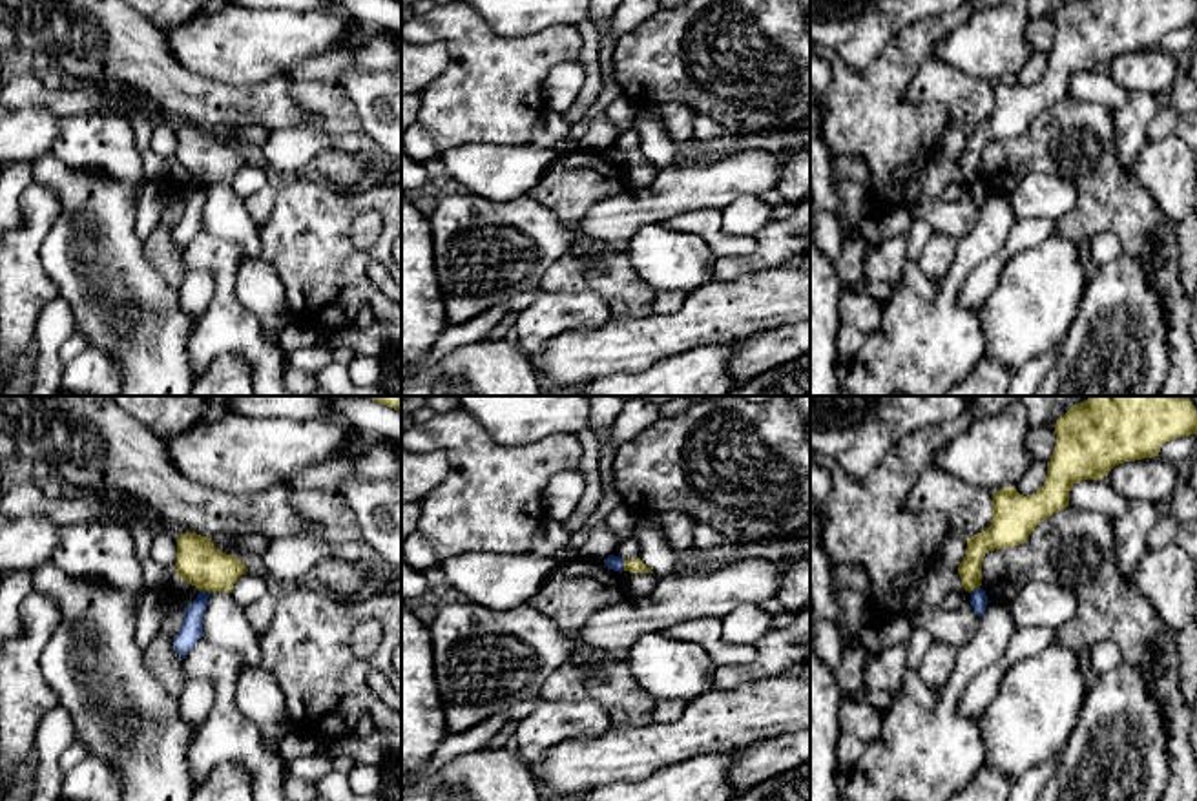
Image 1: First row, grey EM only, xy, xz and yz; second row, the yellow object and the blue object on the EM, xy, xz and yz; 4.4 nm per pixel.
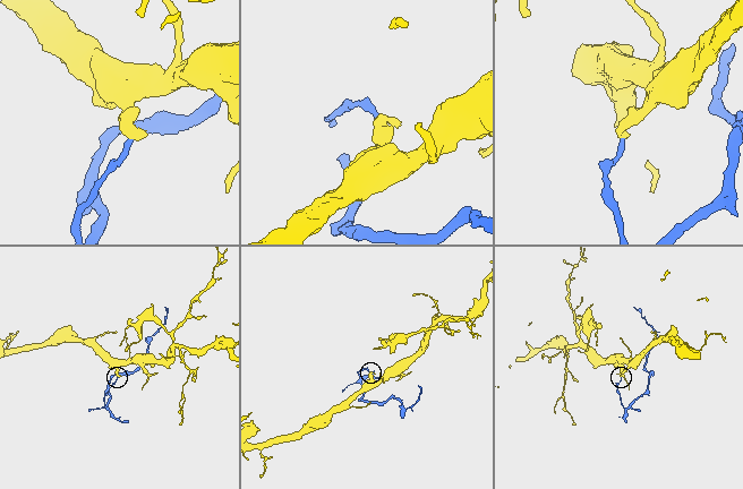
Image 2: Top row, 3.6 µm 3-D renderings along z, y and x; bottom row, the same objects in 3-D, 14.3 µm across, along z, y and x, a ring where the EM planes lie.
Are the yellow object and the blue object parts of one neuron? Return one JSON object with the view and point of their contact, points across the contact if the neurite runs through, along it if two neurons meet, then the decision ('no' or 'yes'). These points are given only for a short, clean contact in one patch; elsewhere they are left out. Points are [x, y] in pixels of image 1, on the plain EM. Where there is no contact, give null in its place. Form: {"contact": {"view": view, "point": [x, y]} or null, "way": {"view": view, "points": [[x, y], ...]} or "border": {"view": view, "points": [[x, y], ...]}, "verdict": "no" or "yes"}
{"contact": {"view": "xy", "point": [205, 181]}, "border": {"view": "xy", "points": [[199, 181], [208, 185]]}, "verdict": "no"}

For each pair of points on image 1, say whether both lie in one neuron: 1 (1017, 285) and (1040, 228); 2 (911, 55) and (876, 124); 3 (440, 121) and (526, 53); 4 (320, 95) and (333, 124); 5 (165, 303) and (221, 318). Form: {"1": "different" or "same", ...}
{"1": "different", "2": "same", "3": "same", "4": "same", "5": "different"}

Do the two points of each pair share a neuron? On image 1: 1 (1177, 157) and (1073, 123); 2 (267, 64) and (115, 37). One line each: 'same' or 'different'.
1: different
2: different

